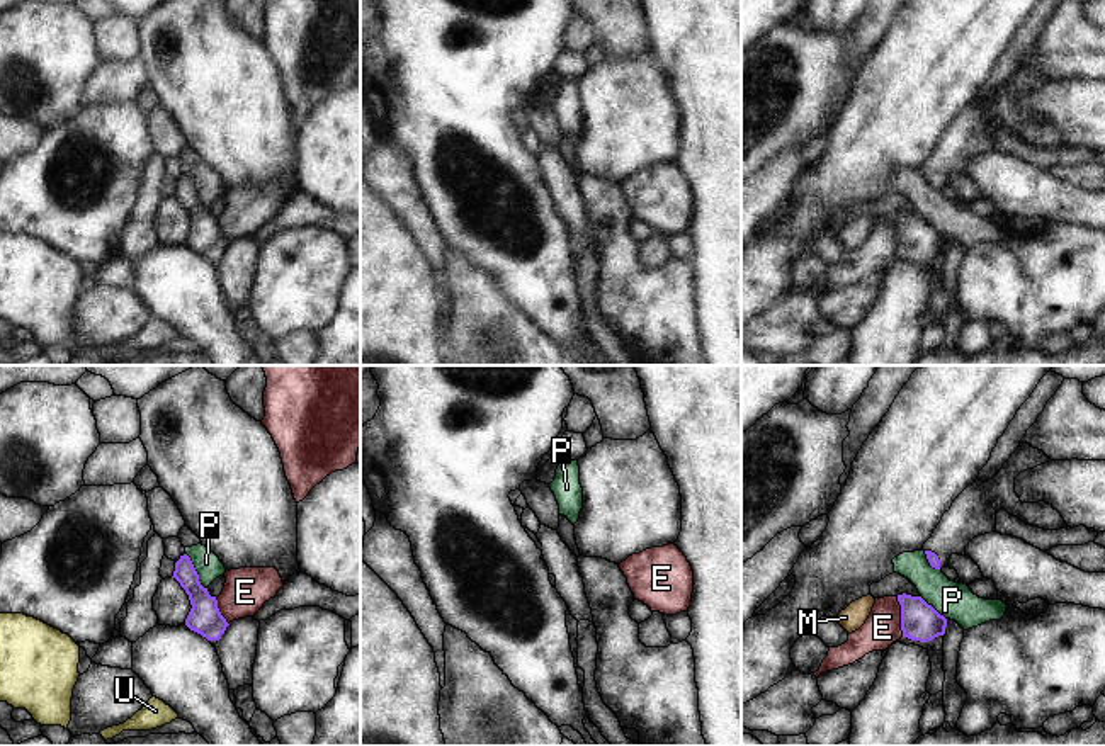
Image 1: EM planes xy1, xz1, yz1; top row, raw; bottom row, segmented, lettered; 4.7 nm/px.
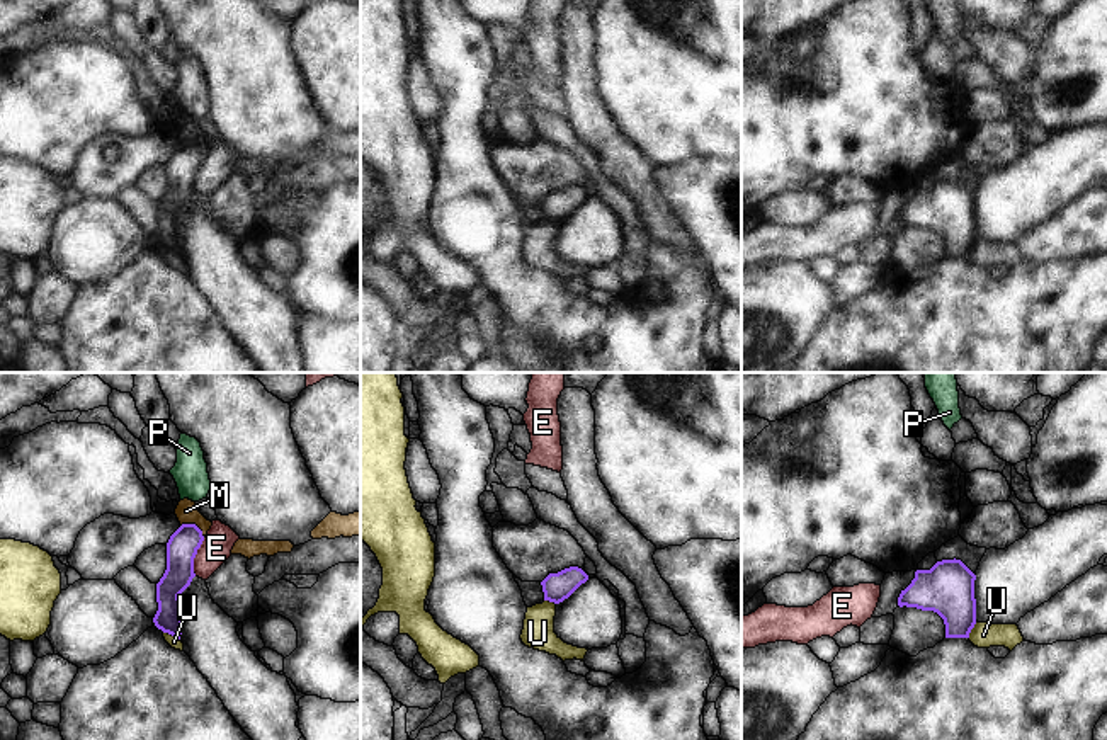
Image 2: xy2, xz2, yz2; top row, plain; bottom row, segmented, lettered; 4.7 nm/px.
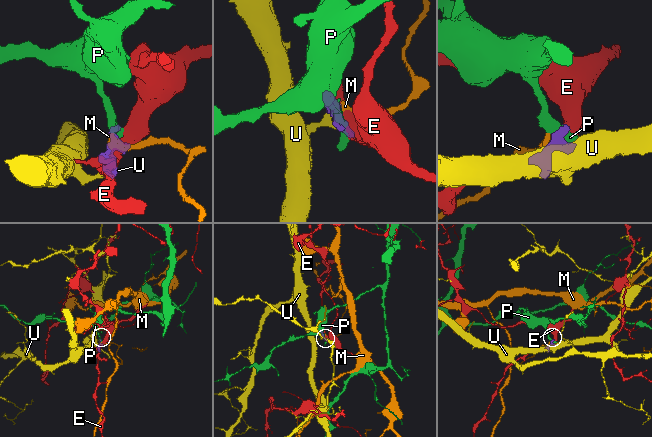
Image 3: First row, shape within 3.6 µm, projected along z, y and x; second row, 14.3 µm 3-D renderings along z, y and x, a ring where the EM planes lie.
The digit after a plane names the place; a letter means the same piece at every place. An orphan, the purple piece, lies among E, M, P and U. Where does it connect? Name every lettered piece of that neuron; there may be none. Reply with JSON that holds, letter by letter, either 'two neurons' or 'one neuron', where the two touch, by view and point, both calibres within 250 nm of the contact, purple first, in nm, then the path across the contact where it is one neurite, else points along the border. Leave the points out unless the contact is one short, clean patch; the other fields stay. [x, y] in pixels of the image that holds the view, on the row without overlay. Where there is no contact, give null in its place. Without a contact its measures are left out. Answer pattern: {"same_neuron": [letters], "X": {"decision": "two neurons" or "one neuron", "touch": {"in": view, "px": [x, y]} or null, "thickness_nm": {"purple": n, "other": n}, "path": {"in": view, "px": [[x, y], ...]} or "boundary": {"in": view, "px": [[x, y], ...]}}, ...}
{"same_neuron": [], "E": {"decision": "two neurons", "touch": {"in": "yz1", "px": [901, 237]}, "thickness_nm": {"purple": 180, "other": 170}}, "M": {"decision": "two neurons", "touch": {"in": "xy2", "px": [194, 143]}, "thickness_nm": {"purple": 150, "other": 100}, "boundary": {"in": "xy2", "px": [[181, 143], [194, 143], [204, 155]]}}, "P": {"decision": "two neurons", "touch": {"in": "xy1", "px": [196, 191]}, "thickness_nm": {"purple": 160, "other": 120}}, "U": {"decision": "two neurons", "touch": {"in": "xy2", "px": [172, 254]}, "thickness_nm": {"purple": 130, "other": 50}, "boundary": {"in": "xy2", "px": [[164, 250], [179, 259]]}}}

